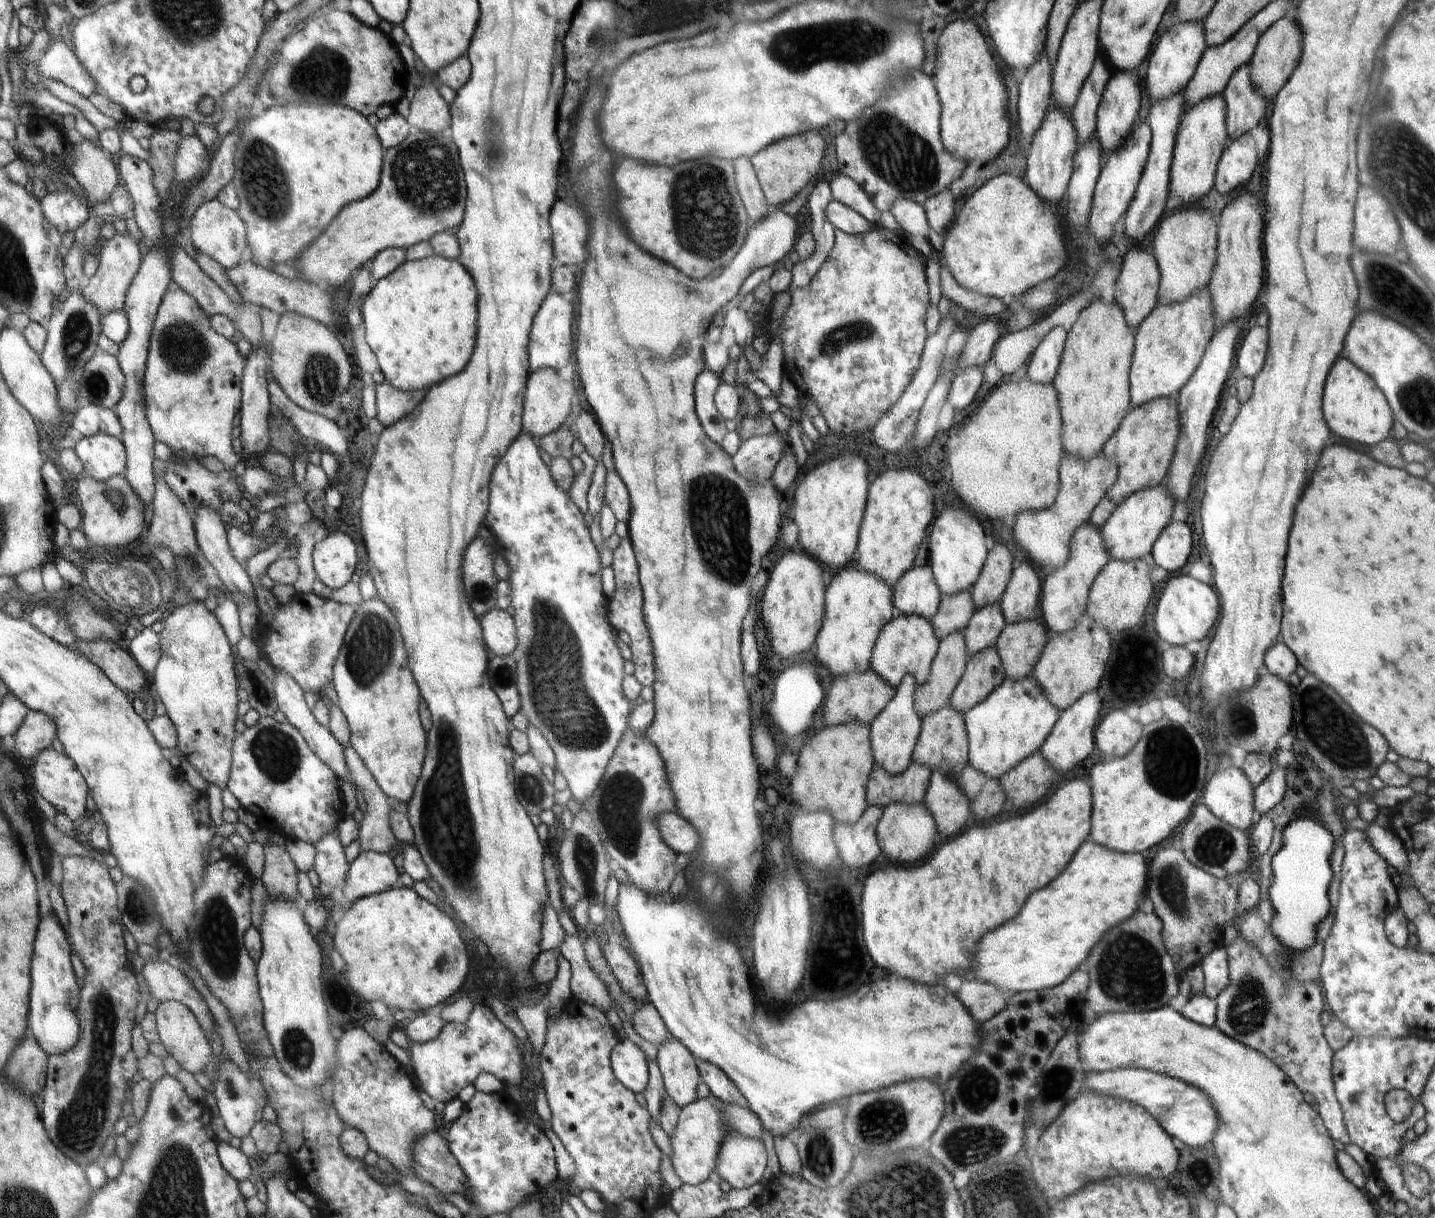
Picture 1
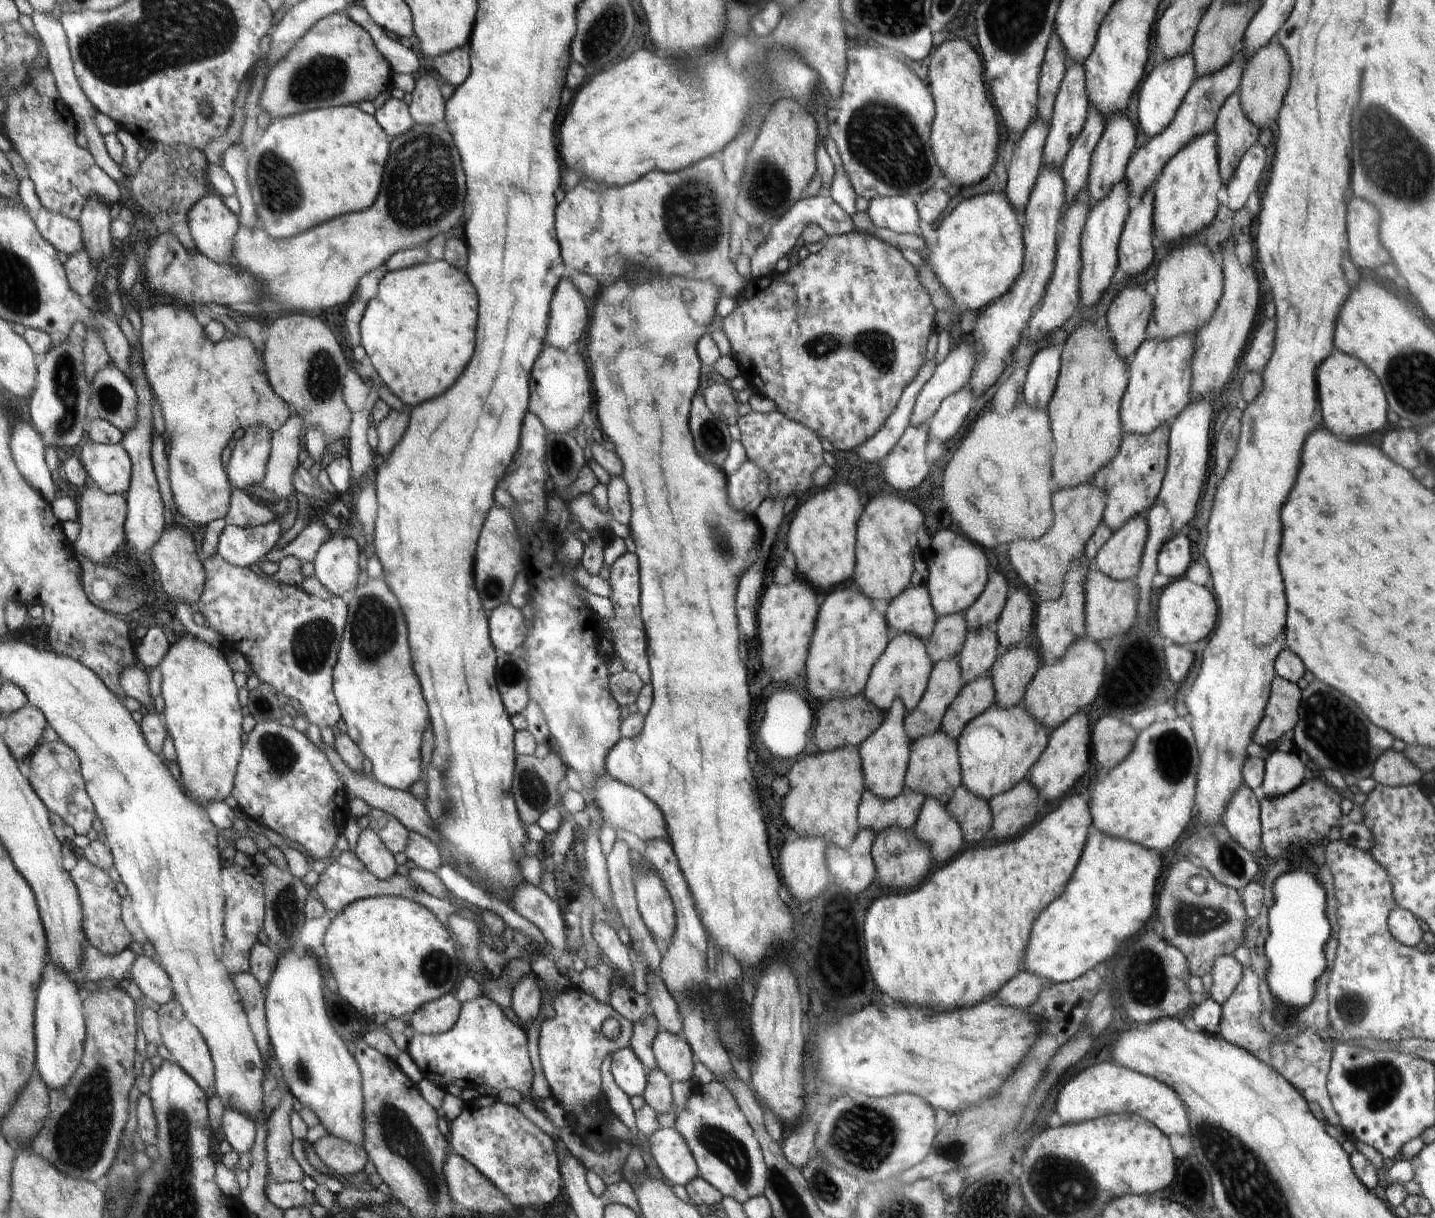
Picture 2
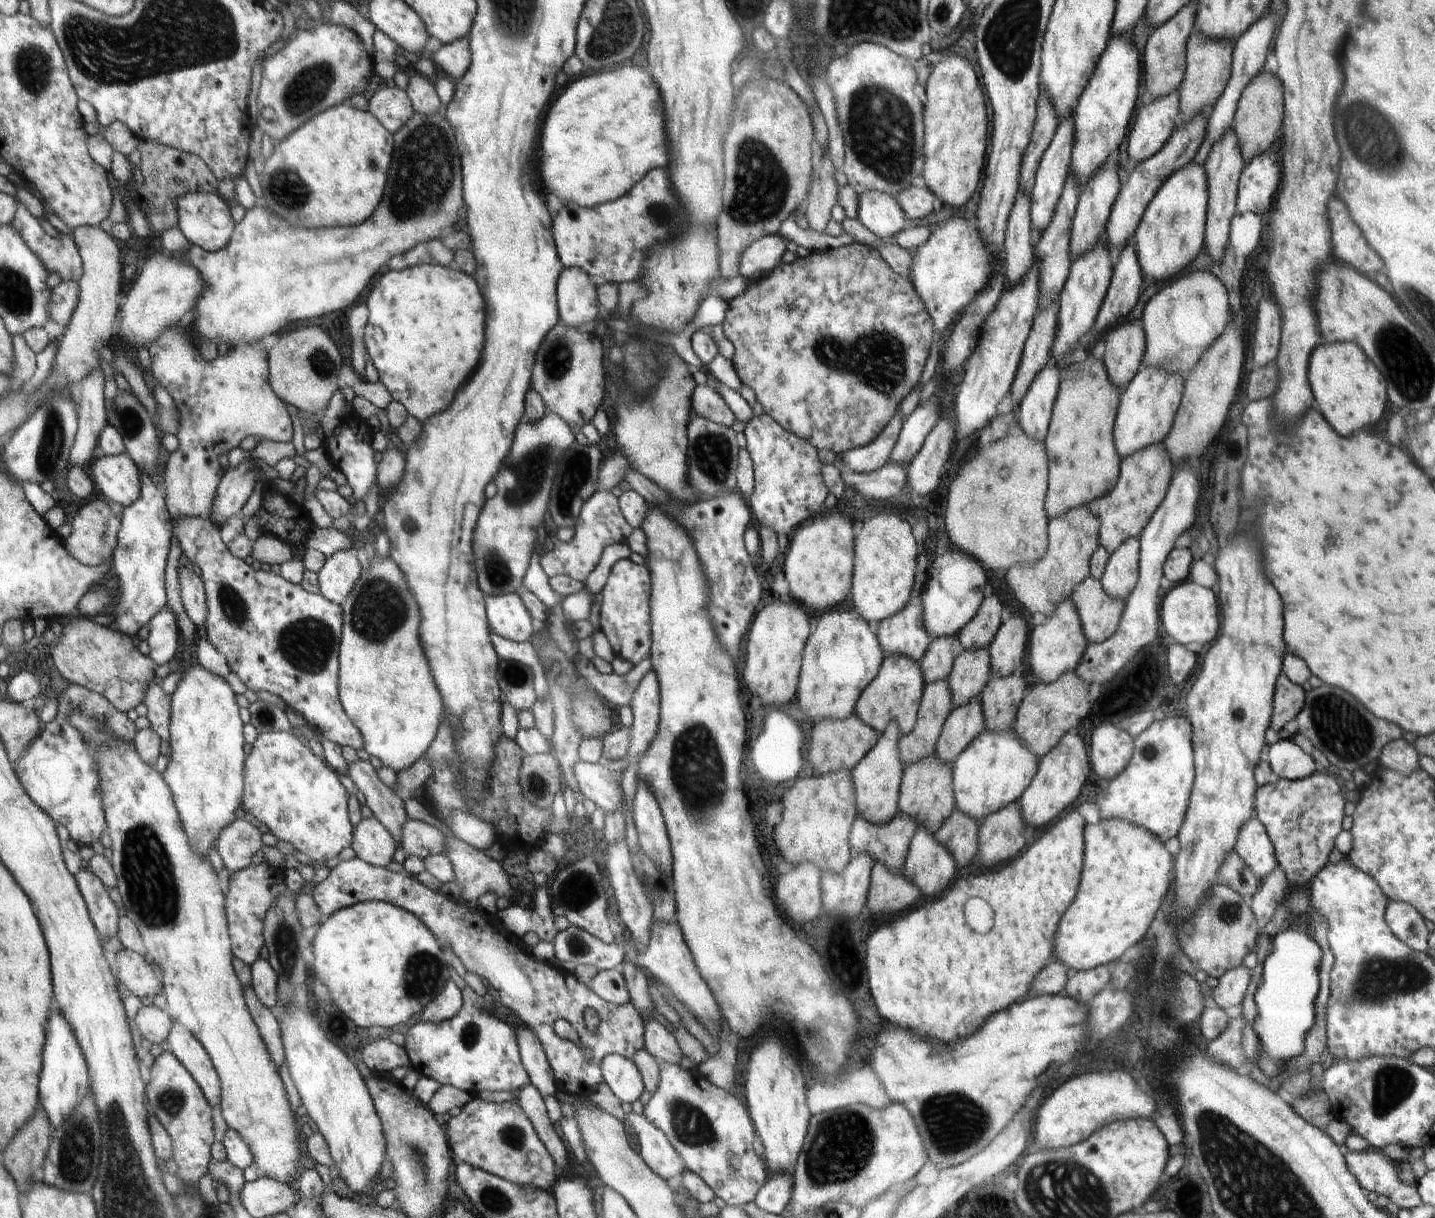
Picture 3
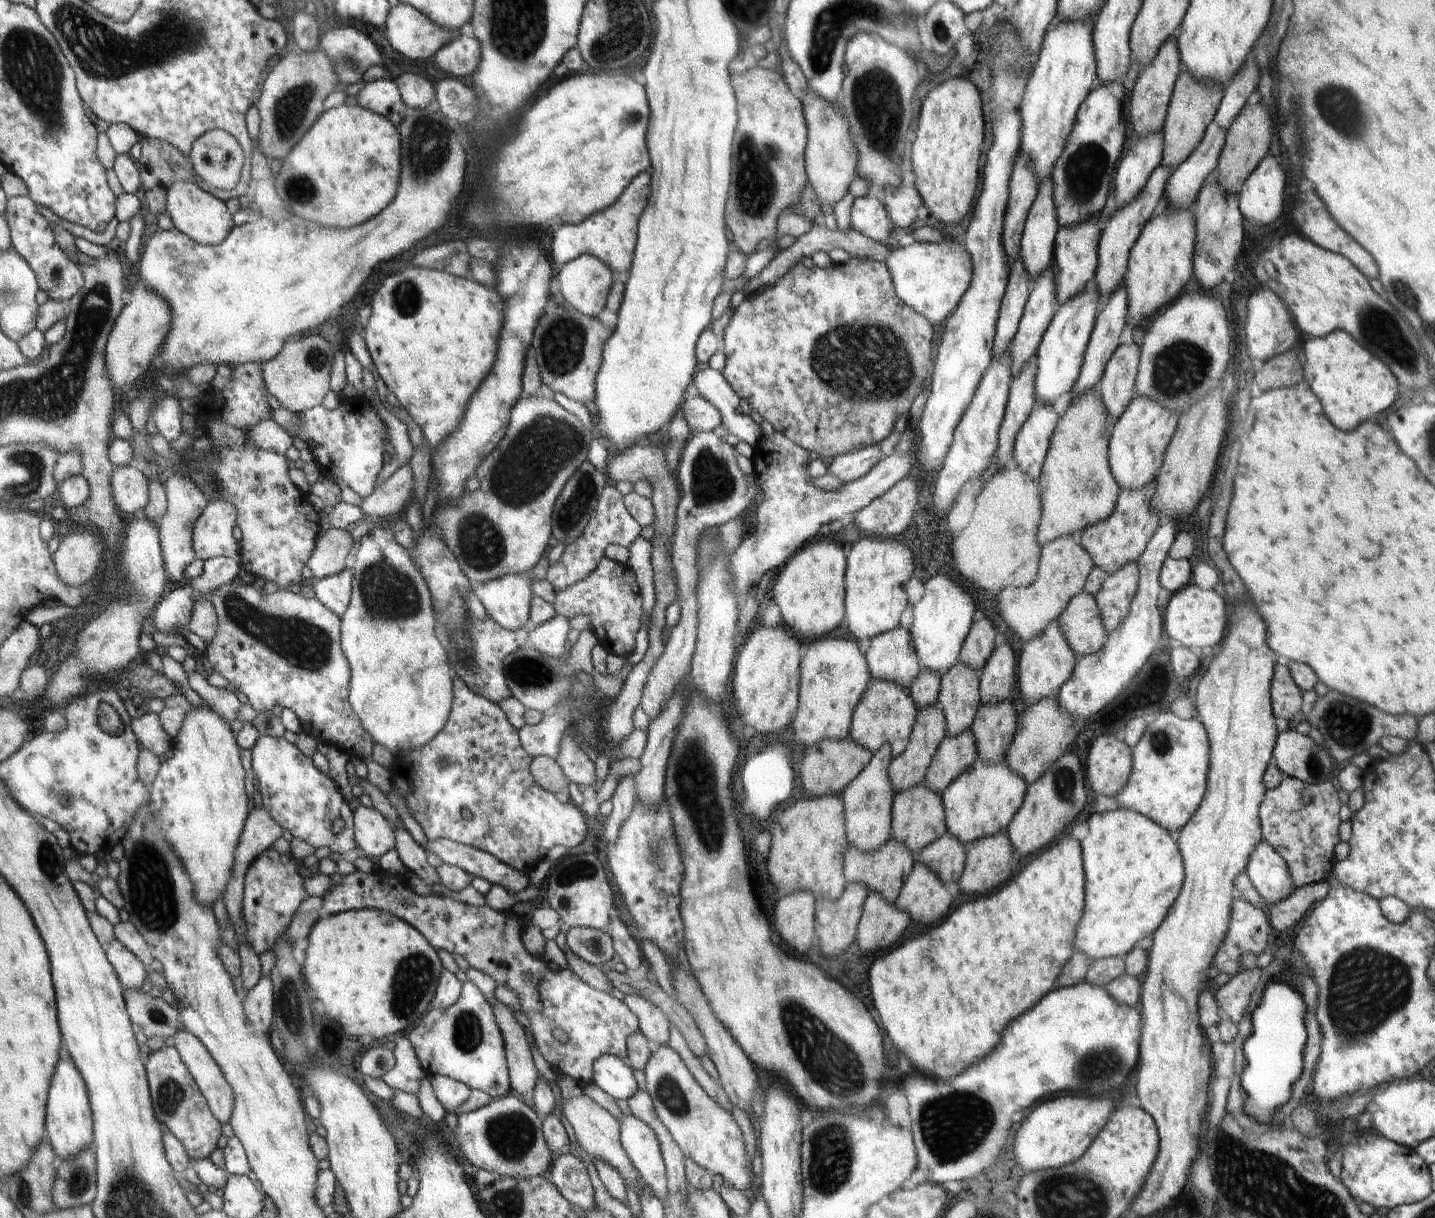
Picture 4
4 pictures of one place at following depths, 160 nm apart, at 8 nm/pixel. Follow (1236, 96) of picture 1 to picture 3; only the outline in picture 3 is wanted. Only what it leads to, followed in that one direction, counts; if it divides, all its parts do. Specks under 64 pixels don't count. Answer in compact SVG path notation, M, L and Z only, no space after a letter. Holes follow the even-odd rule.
M1230 128L1223 138L1212 145L1210 152L1203 164L1207 176L1208 210L1206 217L1205 248L1214 260L1222 260L1224 250L1229 244L1229 231L1232 218L1236 215L1236 198L1239 186L1239 179L1246 164L1241 158L1237 144L1237 136Z

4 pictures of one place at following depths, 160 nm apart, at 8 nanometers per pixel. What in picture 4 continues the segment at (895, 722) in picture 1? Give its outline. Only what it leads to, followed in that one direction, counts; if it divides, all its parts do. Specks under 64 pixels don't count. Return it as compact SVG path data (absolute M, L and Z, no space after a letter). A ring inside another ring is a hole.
M889 743L882 744L877 752L873 752L873 759L870 760L865 771L841 794L845 800L845 820L849 844L866 854L876 852L890 838L893 838L893 803L896 799L896 790L889 776L889 765L892 761L892 746Z

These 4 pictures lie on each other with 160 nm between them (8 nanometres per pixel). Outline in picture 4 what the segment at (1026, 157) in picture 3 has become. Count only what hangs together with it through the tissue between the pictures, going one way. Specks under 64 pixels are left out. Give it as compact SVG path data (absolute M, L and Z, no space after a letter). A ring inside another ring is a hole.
M1020 156L1013 167L1011 178L1009 206L1005 216L1005 230L1003 232L1003 242L1005 244L1006 253L1009 254L1009 262L1012 265L1013 261L1018 258L1021 250L1021 235L1024 231L1024 226L1028 217L1028 212L1034 203L1037 196L1038 180L1036 174L1030 166L1030 160L1026 156Z

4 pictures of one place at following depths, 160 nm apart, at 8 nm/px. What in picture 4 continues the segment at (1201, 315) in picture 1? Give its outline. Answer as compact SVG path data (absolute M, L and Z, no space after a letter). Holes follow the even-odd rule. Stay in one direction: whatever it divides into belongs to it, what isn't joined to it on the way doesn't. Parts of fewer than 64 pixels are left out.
M1134 394L1134 398L1130 400L1130 404L1126 406L1122 416L1113 424L1112 433L1110 434L1109 456L1110 468L1112 474L1121 488L1144 488L1146 484L1153 485L1156 479L1156 472L1162 466L1164 452L1176 431L1179 415L1172 408L1164 408L1158 400L1152 400L1150 396L1138 396Z

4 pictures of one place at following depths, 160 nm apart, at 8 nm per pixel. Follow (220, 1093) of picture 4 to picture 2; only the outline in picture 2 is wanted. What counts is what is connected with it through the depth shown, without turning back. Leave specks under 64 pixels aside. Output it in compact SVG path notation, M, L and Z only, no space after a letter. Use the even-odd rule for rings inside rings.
M174 999L161 1005L157 1013L160 1017L162 1042L171 1052L173 1060L181 1065L181 1067L185 1069L203 1089L207 1091L210 1090L215 1084L216 1069L213 1067L212 1053L209 1051L208 1045L197 1029L197 1026L194 1026L194 1023L191 1023L185 1017L183 1008Z

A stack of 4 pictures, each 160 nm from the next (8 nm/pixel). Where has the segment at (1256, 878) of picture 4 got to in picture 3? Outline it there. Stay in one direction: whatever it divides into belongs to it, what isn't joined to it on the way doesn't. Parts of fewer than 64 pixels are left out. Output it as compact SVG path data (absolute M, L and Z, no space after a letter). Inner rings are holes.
M1252 816L1240 828L1234 850L1250 866L1250 870L1254 872L1260 883L1270 872L1278 869L1276 858L1274 858L1274 848L1262 822L1256 816Z

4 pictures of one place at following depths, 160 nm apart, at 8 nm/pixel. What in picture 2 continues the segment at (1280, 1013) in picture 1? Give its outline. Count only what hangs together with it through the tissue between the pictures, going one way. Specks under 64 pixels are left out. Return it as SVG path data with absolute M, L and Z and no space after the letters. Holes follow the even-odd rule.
M1242 966L1241 981L1230 995L1230 998L1221 1004L1221 1023L1218 1036L1226 1042L1238 1045L1247 1050L1264 1064L1272 1067L1281 1077L1284 1077L1308 1103L1316 1103L1322 1109L1327 1124L1340 1125L1340 1121L1327 1091L1327 1076L1329 1064L1332 1058L1333 1044L1326 1042L1312 1029L1304 1034L1297 1034L1290 1042L1283 1043L1269 1032L1266 1032L1260 1024L1262 1010L1259 995L1259 978L1252 967Z

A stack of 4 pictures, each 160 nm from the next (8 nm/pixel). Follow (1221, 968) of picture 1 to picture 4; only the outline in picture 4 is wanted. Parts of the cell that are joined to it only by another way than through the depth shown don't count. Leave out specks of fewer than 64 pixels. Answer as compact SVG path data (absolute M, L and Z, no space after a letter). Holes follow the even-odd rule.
M1257 967L1244 972L1238 972L1216 992L1215 999L1222 1013L1233 1023L1238 1024L1245 1015L1250 1002L1252 990L1258 984L1262 970Z

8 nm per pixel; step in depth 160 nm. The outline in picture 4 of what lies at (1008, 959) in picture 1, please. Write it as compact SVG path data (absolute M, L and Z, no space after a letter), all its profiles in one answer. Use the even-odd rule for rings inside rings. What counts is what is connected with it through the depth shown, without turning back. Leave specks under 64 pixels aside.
M1118 808L1095 813L1087 823L1088 835L1080 841L1085 873L1084 911L1082 919L1078 920L1072 944L1090 961L1126 956L1138 940L1158 929L1180 894L1185 876L1182 856L1169 832L1134 810Z

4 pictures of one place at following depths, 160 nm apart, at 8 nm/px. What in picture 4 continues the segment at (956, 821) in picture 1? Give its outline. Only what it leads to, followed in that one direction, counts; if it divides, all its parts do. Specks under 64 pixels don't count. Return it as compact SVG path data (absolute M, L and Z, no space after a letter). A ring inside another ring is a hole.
M915 863L893 904L908 912L916 924L932 924L950 910L952 898L933 869Z

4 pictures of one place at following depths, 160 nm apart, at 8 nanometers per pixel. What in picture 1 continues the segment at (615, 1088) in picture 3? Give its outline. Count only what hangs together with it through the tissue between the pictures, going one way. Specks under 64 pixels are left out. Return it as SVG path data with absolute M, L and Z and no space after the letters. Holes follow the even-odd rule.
M624 1039L613 1050L613 1072L627 1089L644 1092L649 1084L647 1055L630 1039Z

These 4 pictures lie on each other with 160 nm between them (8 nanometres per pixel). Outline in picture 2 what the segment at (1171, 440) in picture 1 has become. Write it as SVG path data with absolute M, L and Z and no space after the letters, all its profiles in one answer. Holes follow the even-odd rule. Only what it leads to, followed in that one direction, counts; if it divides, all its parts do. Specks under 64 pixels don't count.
M1162 424L1149 435L1126 433L1123 435L1118 454L1103 466L1092 478L1099 489L1106 493L1103 520L1114 532L1127 520L1146 514L1156 500L1164 480L1169 457L1170 425Z

